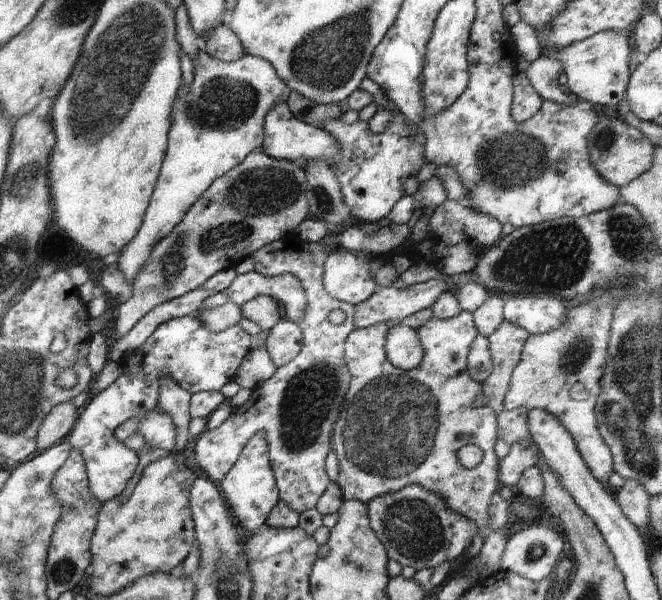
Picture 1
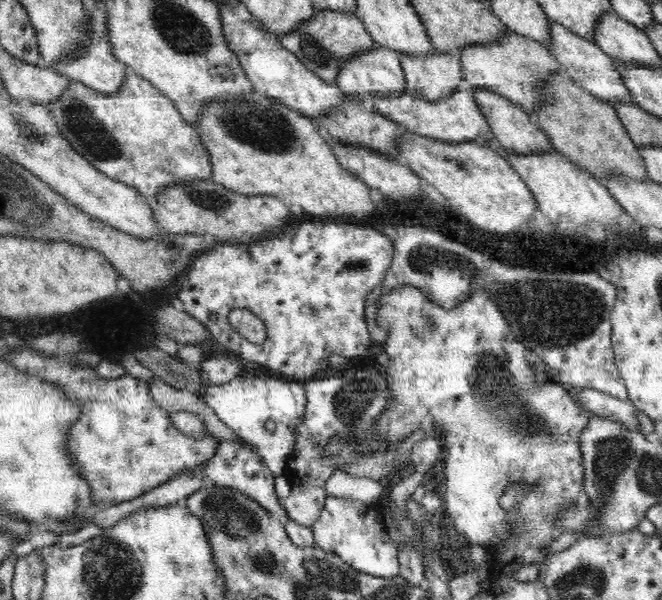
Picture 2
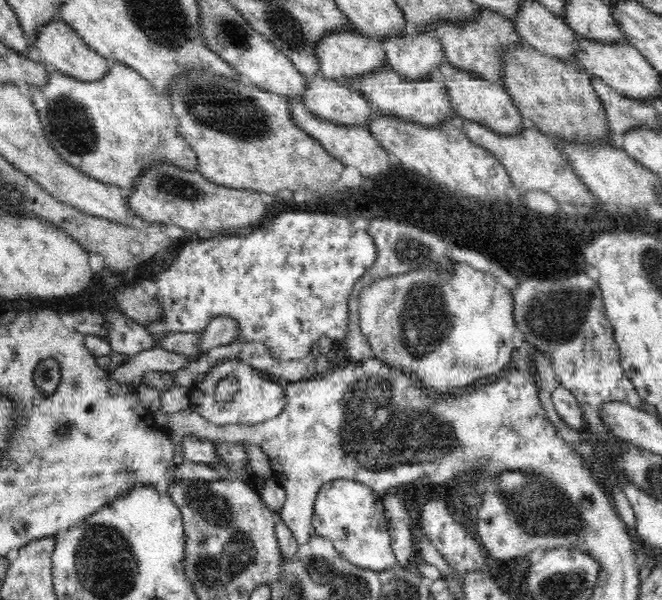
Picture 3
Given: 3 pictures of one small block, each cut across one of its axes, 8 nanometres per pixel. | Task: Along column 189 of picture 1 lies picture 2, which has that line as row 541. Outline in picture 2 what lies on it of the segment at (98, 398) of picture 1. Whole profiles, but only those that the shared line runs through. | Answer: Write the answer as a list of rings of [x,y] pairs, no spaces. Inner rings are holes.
[[[326,496],[322,512],[311,526],[315,544],[324,552],[338,555],[346,564],[364,574],[382,578],[396,576],[400,572],[398,547],[377,519],[380,514],[379,504]]]

